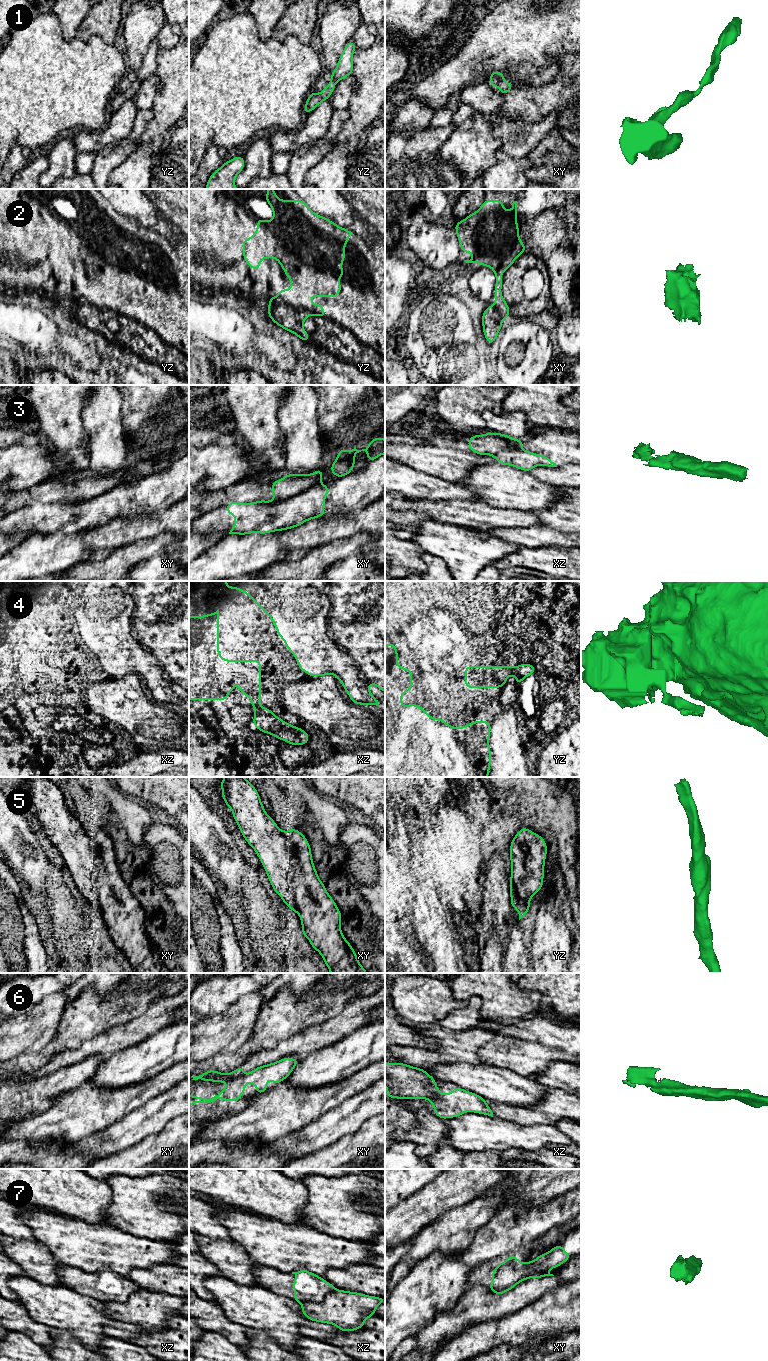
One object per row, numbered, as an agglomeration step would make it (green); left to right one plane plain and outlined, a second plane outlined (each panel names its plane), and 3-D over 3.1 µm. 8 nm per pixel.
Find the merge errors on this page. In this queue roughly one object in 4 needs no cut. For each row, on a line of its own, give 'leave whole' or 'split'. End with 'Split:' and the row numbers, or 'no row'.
1: leave whole
2: split
3: split
4: split
5: leave whole
6: split
7: split
Split: 2, 3, 4, 6, 7

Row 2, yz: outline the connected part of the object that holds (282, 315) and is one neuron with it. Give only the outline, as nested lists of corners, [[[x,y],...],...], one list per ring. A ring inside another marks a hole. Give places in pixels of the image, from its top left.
[[[270,296],[268,304],[268,317],[286,331],[294,333],[300,340],[308,341],[310,335],[304,330],[303,323],[309,316],[303,310],[293,310],[287,303],[279,298]]]

